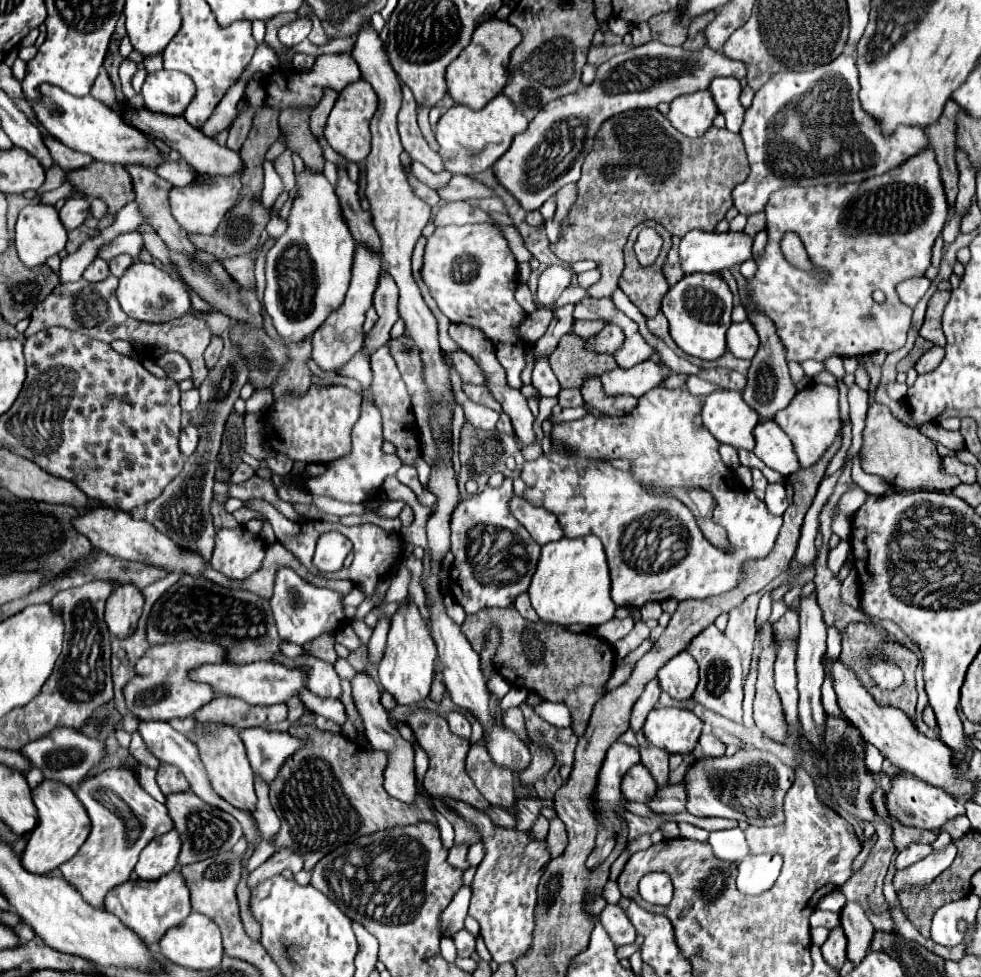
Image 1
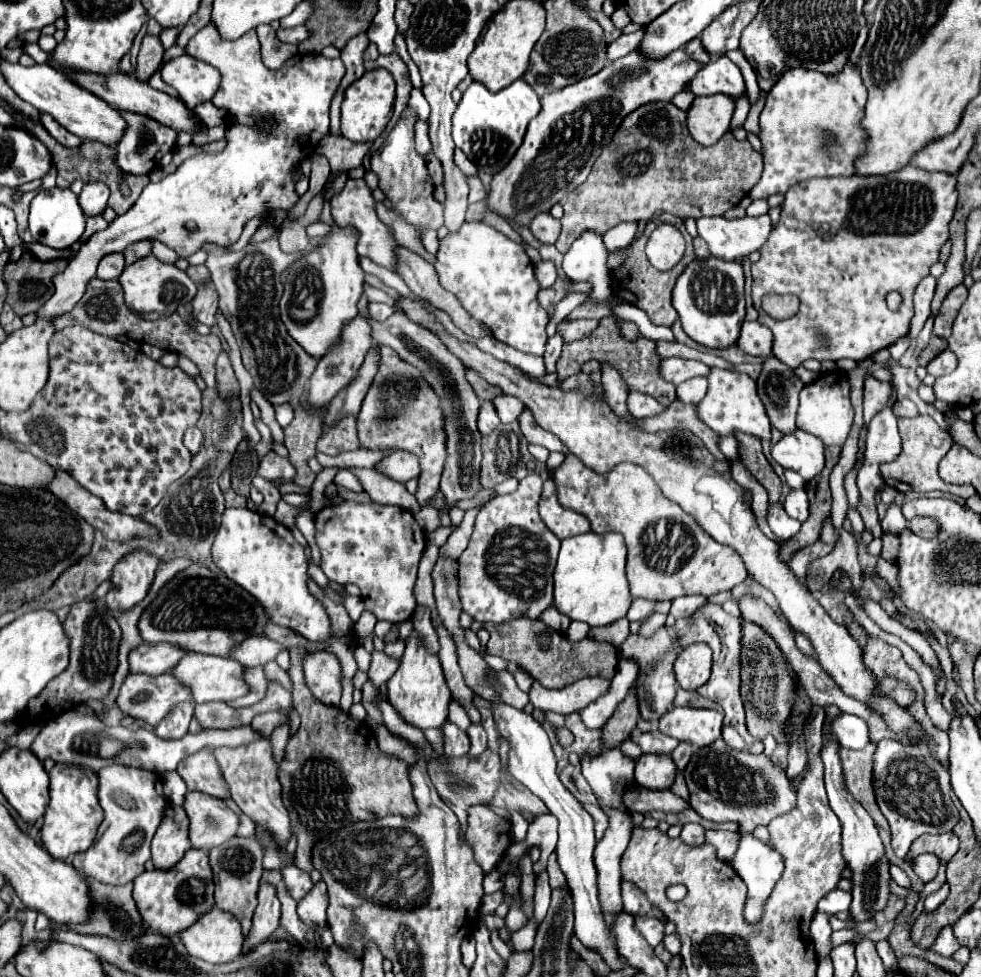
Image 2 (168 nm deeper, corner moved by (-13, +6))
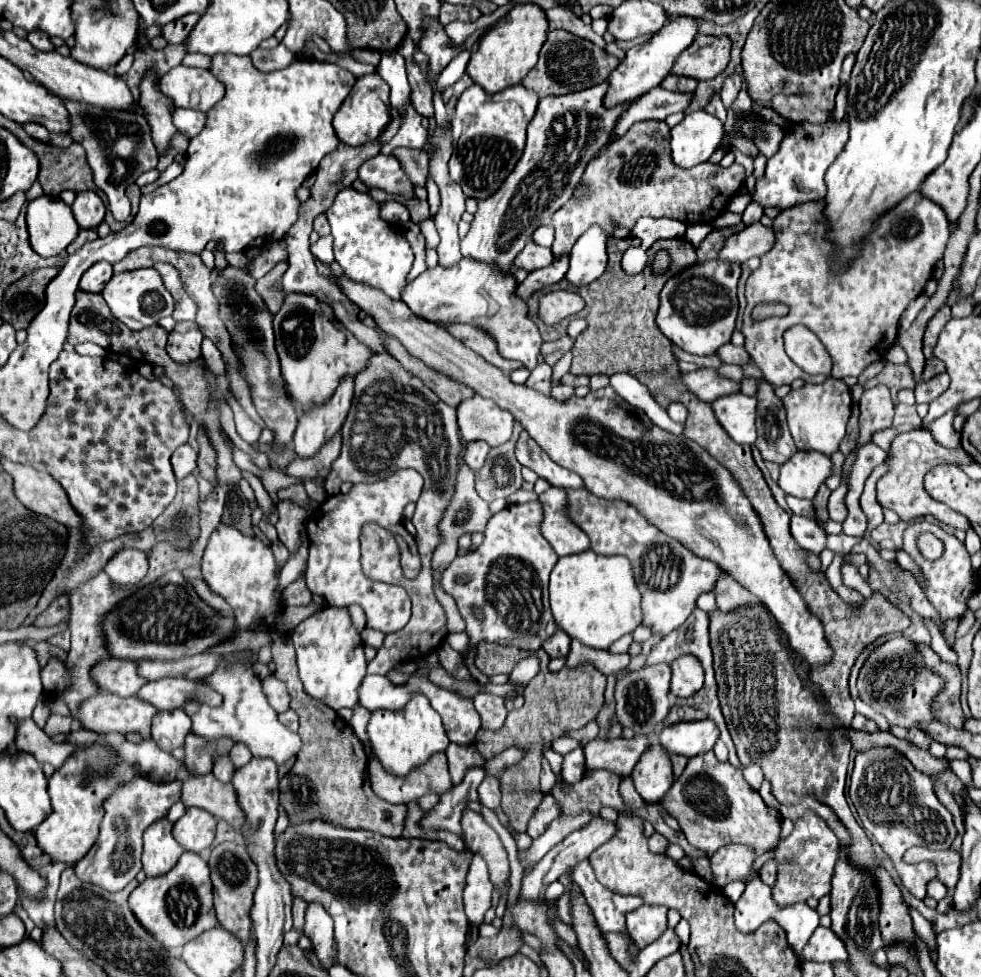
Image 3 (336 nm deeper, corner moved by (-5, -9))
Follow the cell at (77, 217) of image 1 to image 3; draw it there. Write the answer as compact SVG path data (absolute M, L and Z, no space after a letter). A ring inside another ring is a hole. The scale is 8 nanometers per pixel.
M91 190L77 192L77 198L75 198L71 208L73 208L73 216L75 216L79 228L95 230L103 222L105 204L97 196L97 192L91 192Z

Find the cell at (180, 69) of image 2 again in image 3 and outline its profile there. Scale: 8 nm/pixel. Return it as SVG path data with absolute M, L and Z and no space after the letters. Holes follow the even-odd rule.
M177 66L161 76L159 90L177 106L207 112L225 94L223 84L203 68Z

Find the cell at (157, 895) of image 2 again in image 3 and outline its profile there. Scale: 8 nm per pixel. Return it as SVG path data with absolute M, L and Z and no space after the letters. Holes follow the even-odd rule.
M185 852L173 870L159 878L147 878L141 882L129 896L129 908L145 930L165 948L185 946L201 932L217 926L207 862L199 854Z

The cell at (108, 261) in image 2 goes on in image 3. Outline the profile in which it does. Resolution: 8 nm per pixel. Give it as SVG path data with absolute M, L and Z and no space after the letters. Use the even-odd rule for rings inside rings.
M97 262L83 274L79 288L85 292L103 292L103 288L111 280L111 276L113 276L111 264L109 262Z

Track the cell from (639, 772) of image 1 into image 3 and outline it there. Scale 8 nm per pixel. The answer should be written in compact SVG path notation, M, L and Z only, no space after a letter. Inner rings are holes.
M655 744L641 756L637 766L631 772L635 790L647 804L659 804L665 792L673 784L673 770L669 764L669 754Z

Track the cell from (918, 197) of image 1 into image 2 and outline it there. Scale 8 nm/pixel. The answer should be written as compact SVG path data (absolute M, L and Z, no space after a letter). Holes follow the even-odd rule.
M913 165L903 167L901 171L889 173L889 175L881 175L881 177L833 177L833 179L809 179L803 183L797 183L795 187L791 187L785 193L785 201L783 201L783 209L781 209L781 219L779 223L773 227L769 239L765 241L765 245L761 247L761 259L757 263L753 263L753 299L755 299L755 309L759 311L759 321L761 325L769 327L773 331L773 355L783 361L789 367L799 367L803 361L807 359L817 359L817 361L839 361L839 359L853 359L853 361L861 361L865 357L871 357L873 353L877 353L879 349L885 349L889 345L893 345L899 337L905 337L909 333L909 323L913 317L913 293L915 287L919 285L919 281L923 277L929 275L929 267L933 263L939 261L939 249L941 245L949 239L949 223L953 219L955 207L957 207L957 179L947 175L947 173L927 173L923 169L917 169ZM891 291L899 291L903 297L903 303L897 311L891 311L885 305L885 297ZM765 293L793 293L801 299L801 307L799 311L783 321L777 321L773 317L769 317L763 309L761 309L761 297ZM819 333L825 335L825 339L819 337Z

